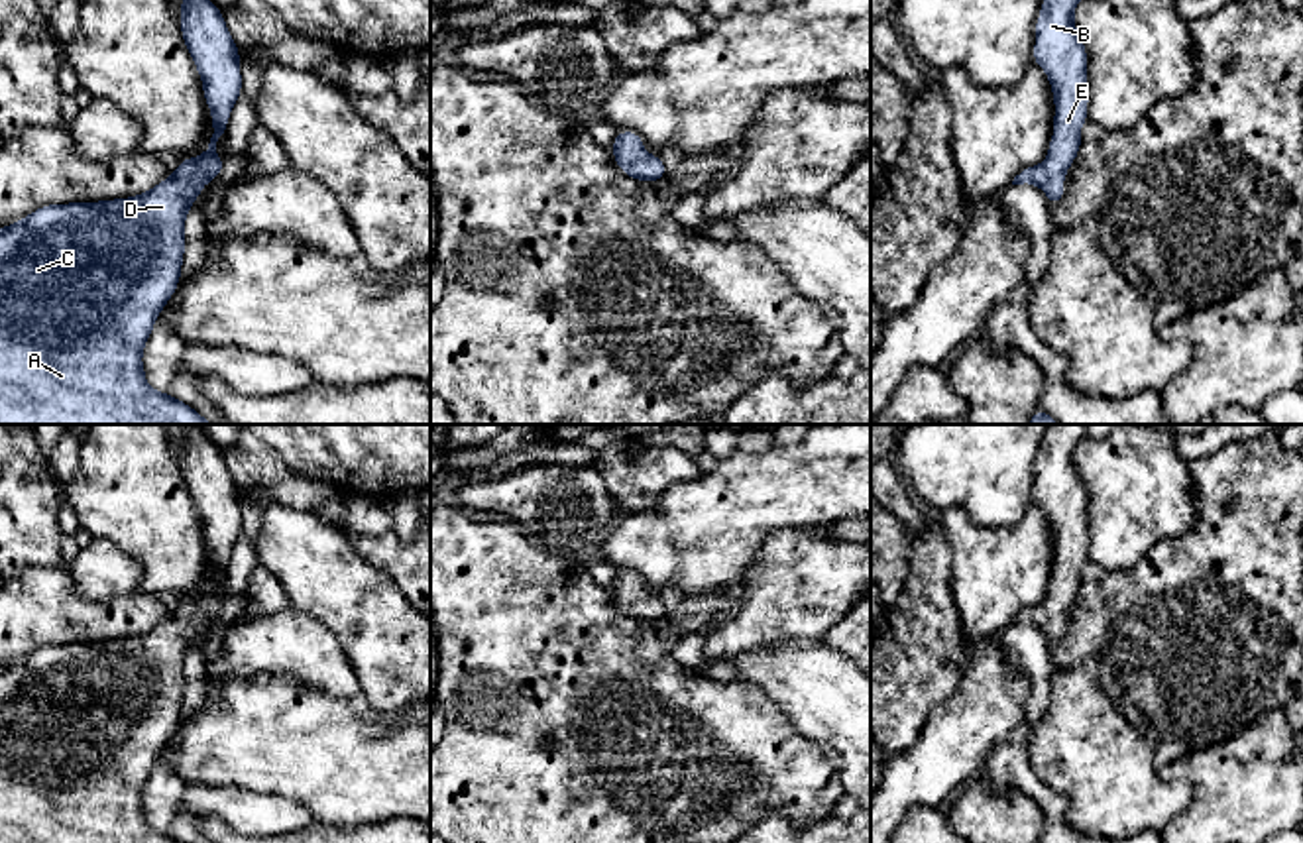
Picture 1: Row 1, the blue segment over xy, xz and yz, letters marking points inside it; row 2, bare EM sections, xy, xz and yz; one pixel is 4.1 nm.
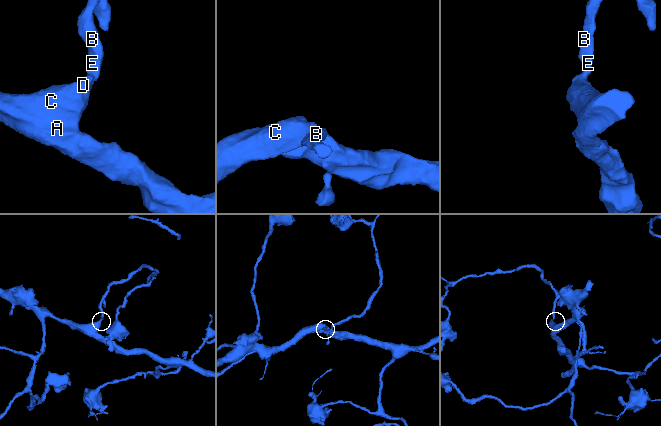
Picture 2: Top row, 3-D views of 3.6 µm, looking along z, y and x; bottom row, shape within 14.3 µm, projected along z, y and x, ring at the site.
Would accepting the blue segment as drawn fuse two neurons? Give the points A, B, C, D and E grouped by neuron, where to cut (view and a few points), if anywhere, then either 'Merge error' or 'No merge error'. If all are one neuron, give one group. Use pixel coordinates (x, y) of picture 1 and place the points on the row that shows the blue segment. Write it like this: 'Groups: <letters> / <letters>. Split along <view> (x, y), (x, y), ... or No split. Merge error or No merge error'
Groups: A B C D E. No split. No merge error

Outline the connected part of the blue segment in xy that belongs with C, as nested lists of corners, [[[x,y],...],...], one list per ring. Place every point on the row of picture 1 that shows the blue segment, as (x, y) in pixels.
[[[181,0],[181,8],[183,12],[179,26],[183,41],[200,75],[204,100],[212,116],[214,134],[210,138],[210,143],[202,155],[183,159],[165,181],[161,181],[147,193],[98,202],[47,204],[33,210],[20,222],[0,226],[0,424],[214,424],[200,417],[187,403],[175,399],[171,393],[155,391],[145,381],[145,371],[142,364],[143,348],[155,326],[157,314],[163,310],[163,307],[179,287],[183,253],[187,244],[183,230],[187,214],[193,202],[202,193],[202,187],[214,181],[224,167],[224,159],[216,155],[216,141],[224,138],[230,112],[242,90],[240,51],[226,28],[222,12],[210,0]]]

